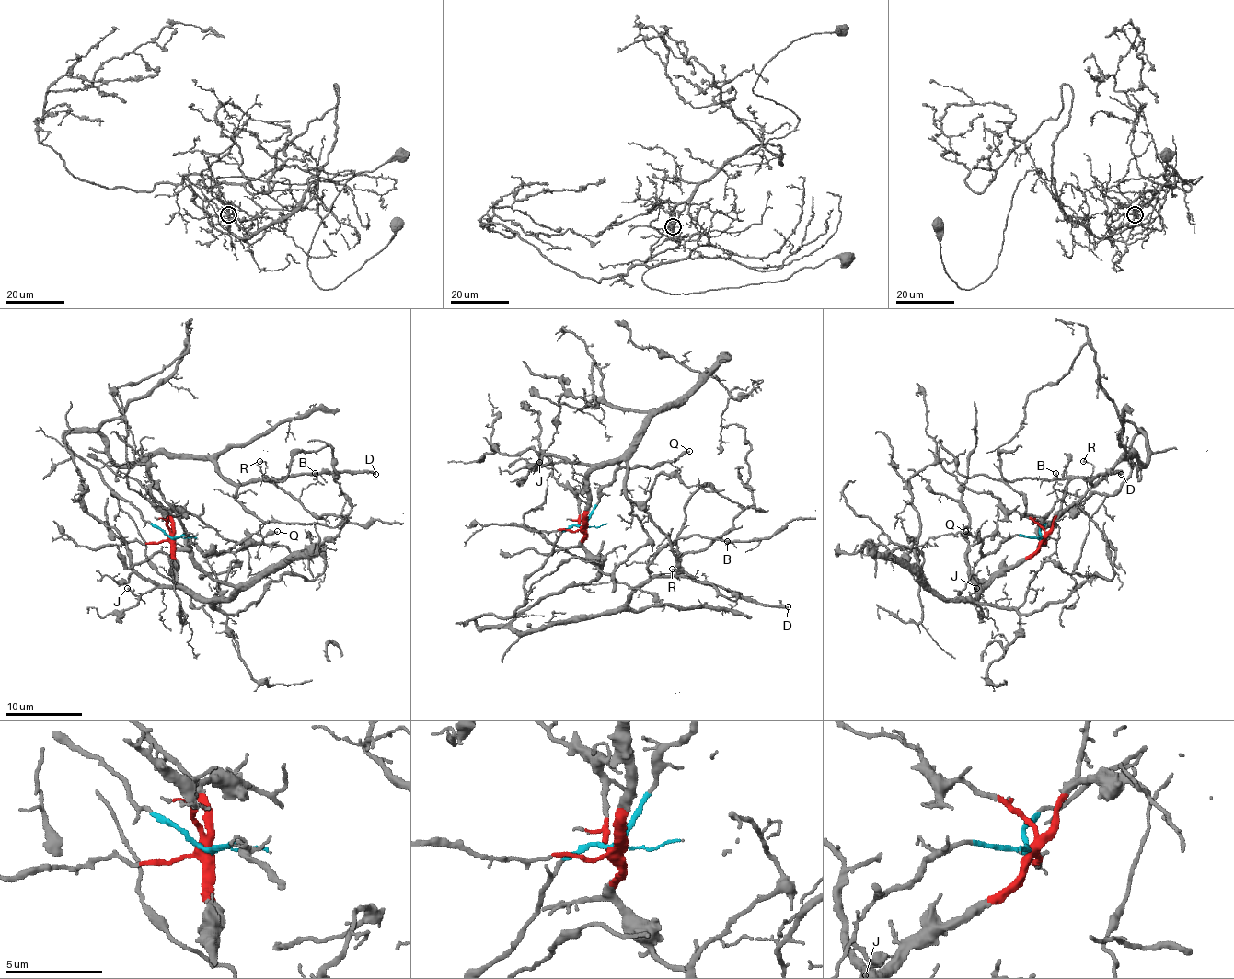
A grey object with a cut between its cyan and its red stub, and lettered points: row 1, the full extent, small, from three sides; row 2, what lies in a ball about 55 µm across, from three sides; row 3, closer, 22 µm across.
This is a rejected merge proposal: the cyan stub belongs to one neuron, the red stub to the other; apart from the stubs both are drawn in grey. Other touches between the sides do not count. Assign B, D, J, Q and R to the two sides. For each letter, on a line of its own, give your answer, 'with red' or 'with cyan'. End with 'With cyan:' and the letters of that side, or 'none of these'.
B: with cyan
D: with cyan
J: with red
Q: with cyan
R: with cyan
With cyan: B, D, Q, R

